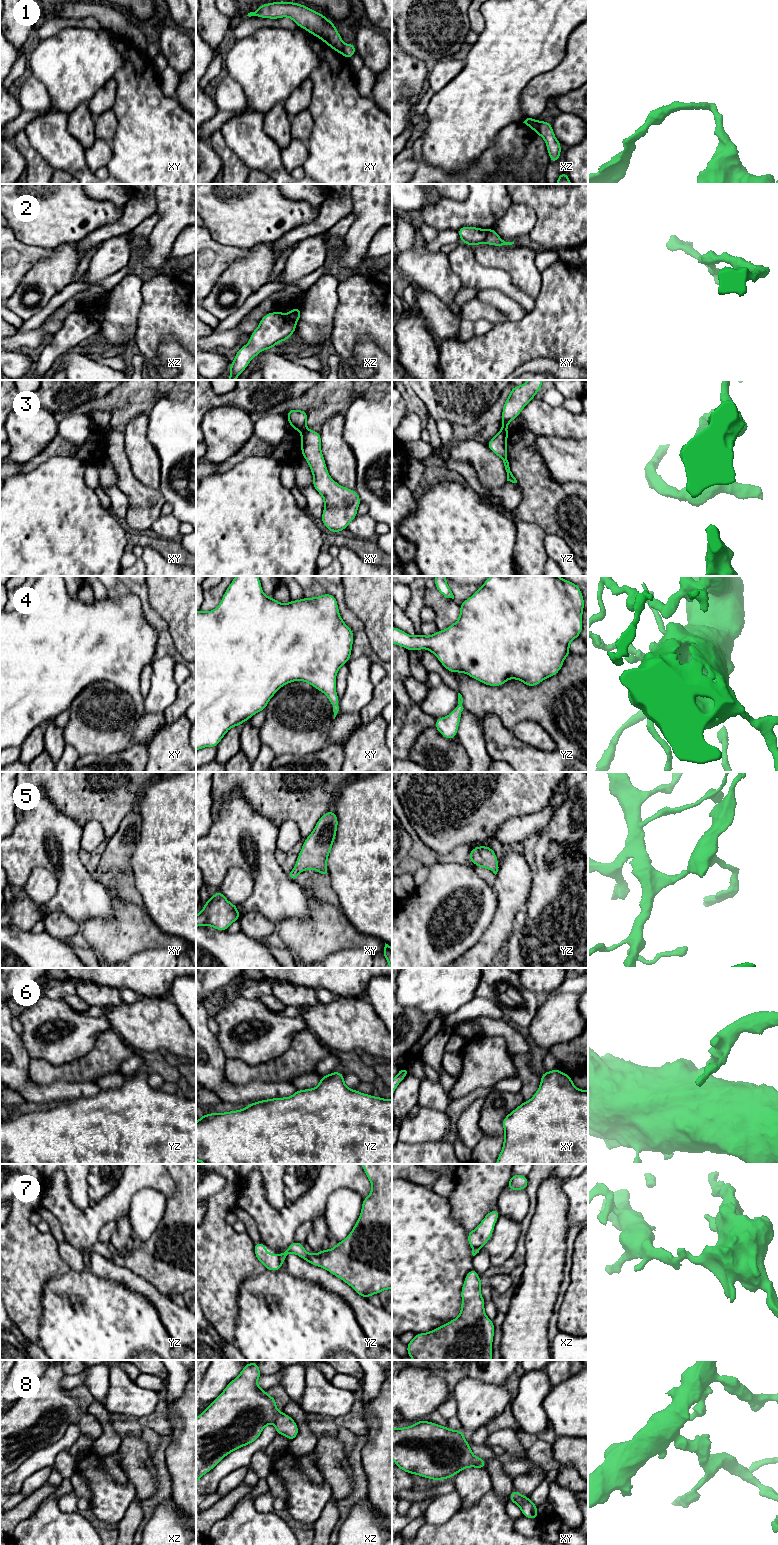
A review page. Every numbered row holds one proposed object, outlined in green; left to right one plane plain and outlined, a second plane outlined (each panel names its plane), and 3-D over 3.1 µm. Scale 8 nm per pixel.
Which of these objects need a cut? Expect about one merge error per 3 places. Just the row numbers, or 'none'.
1, 2, 3, 7

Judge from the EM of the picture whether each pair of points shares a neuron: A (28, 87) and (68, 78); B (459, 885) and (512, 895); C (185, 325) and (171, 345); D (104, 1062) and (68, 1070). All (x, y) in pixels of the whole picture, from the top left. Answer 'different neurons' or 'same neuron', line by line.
A: different neurons
B: different neurons
C: different neurons
D: same neuron

